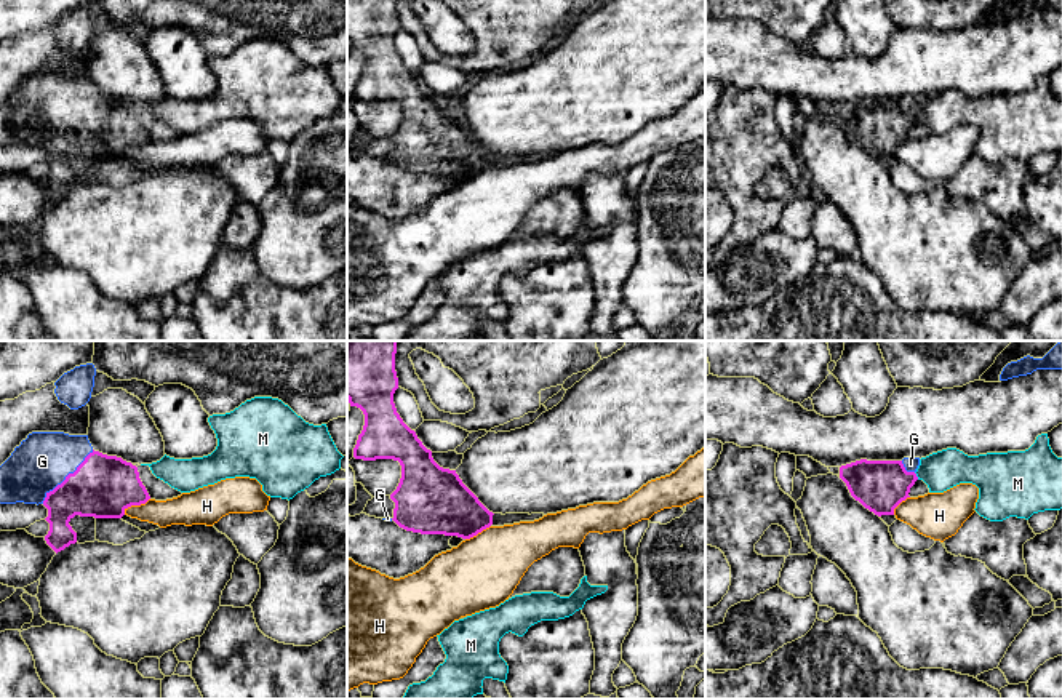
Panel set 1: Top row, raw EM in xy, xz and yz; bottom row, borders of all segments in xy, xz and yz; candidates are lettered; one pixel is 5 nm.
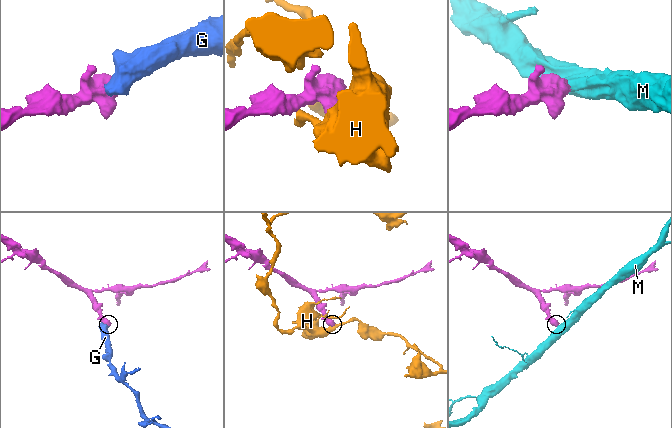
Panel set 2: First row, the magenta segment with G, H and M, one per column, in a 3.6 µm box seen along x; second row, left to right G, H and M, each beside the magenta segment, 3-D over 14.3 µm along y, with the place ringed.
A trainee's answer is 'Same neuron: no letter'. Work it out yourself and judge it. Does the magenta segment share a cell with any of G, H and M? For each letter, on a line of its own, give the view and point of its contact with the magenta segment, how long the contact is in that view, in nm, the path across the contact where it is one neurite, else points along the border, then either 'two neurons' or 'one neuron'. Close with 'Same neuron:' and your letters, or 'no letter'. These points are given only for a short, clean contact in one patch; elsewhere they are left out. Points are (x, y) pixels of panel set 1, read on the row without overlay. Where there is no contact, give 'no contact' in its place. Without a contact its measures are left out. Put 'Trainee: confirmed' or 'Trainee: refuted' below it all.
G: meets magenta in xy at (66, 119); contact 380 nm long; one neuron
H: meets magenta in xy at (135, 146); contact 160 nm long; border along xy (149, 139), (144, 144), (131, 146), (123, 155); two neurons
M: meets magenta in yz at (915, 117); contact 50 nm long; border along yz (914, 114), (918, 120); two neurons
Same neuron: G
Trainee: refuted

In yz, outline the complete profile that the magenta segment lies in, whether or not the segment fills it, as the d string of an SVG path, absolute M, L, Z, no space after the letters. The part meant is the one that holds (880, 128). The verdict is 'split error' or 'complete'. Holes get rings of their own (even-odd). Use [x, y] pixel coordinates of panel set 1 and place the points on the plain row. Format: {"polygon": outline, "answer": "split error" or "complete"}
{"polygon": "M920 99L902 102L860 101L840 109L840 120L851 138L875 157L894 157L894 150L905 142L918 122Z", "answer": "split error"}

